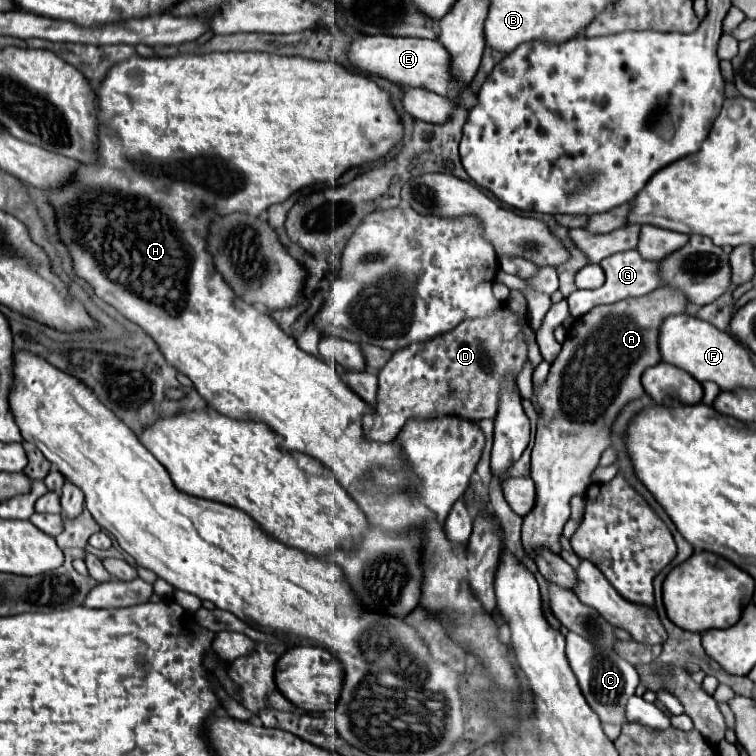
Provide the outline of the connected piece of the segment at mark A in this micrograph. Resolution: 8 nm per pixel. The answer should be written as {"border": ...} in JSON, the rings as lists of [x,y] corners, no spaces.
{"border":[[[657,288],[641,298],[627,298],[617,304],[597,306],[571,324],[567,340],[563,342],[559,356],[551,364],[547,380],[533,390],[533,402],[541,408],[541,412],[537,418],[535,446],[531,452],[531,478],[535,482],[537,500],[533,510],[523,518],[523,546],[529,554],[537,546],[547,546],[549,550],[559,554],[559,538],[571,512],[569,500],[589,488],[591,474],[597,468],[603,450],[611,444],[609,428],[615,416],[629,400],[643,396],[643,370],[661,362],[657,348],[657,332],[661,322],[671,314],[683,312],[687,312],[687,304],[685,300],[681,300],[681,296],[677,296],[677,292],[669,292],[669,288]]]}

